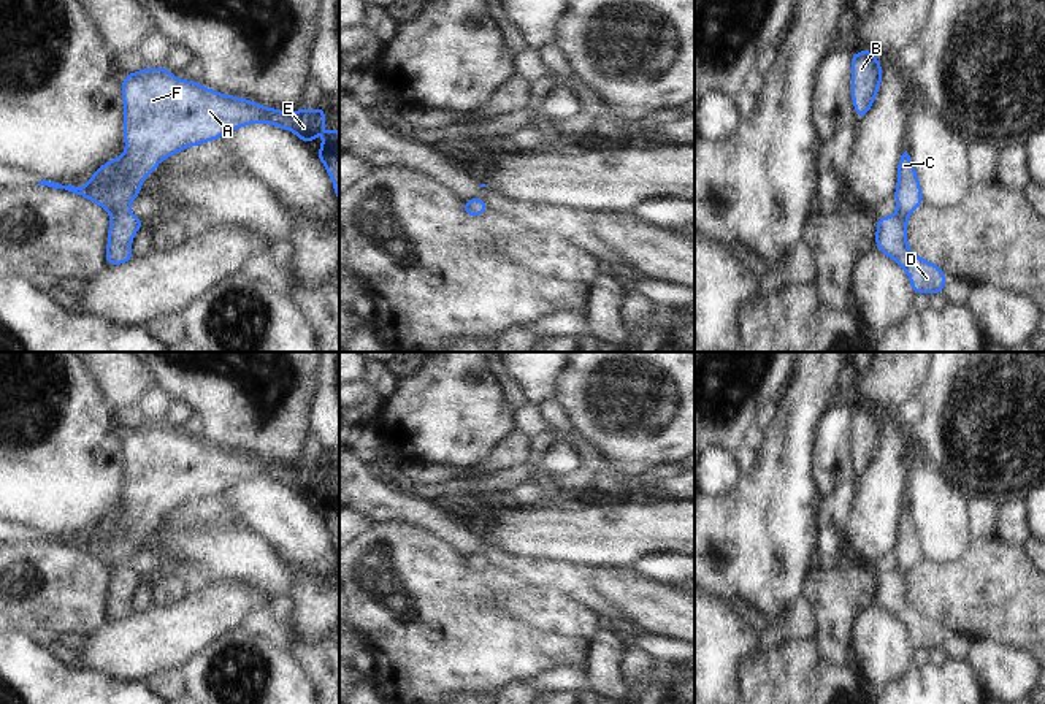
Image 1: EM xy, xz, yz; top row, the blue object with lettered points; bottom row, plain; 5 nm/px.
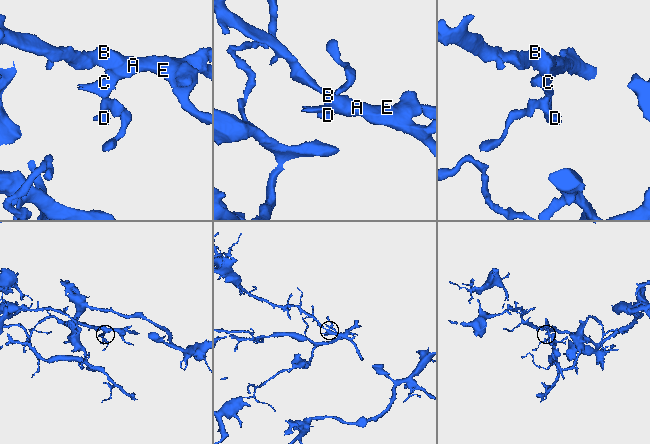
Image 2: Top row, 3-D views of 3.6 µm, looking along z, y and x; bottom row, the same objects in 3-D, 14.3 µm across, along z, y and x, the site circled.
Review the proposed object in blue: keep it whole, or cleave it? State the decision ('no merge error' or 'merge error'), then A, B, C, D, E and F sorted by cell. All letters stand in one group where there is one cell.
no merge error; groups A B C D E F

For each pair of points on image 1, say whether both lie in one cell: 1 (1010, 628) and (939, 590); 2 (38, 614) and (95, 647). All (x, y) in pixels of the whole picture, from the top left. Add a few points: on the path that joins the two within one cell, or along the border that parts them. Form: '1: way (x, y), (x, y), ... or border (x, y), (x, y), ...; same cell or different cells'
1: way (993, 611), (977, 595), (956, 595); same cell
2: border (105, 620), (84, 638); different cells

